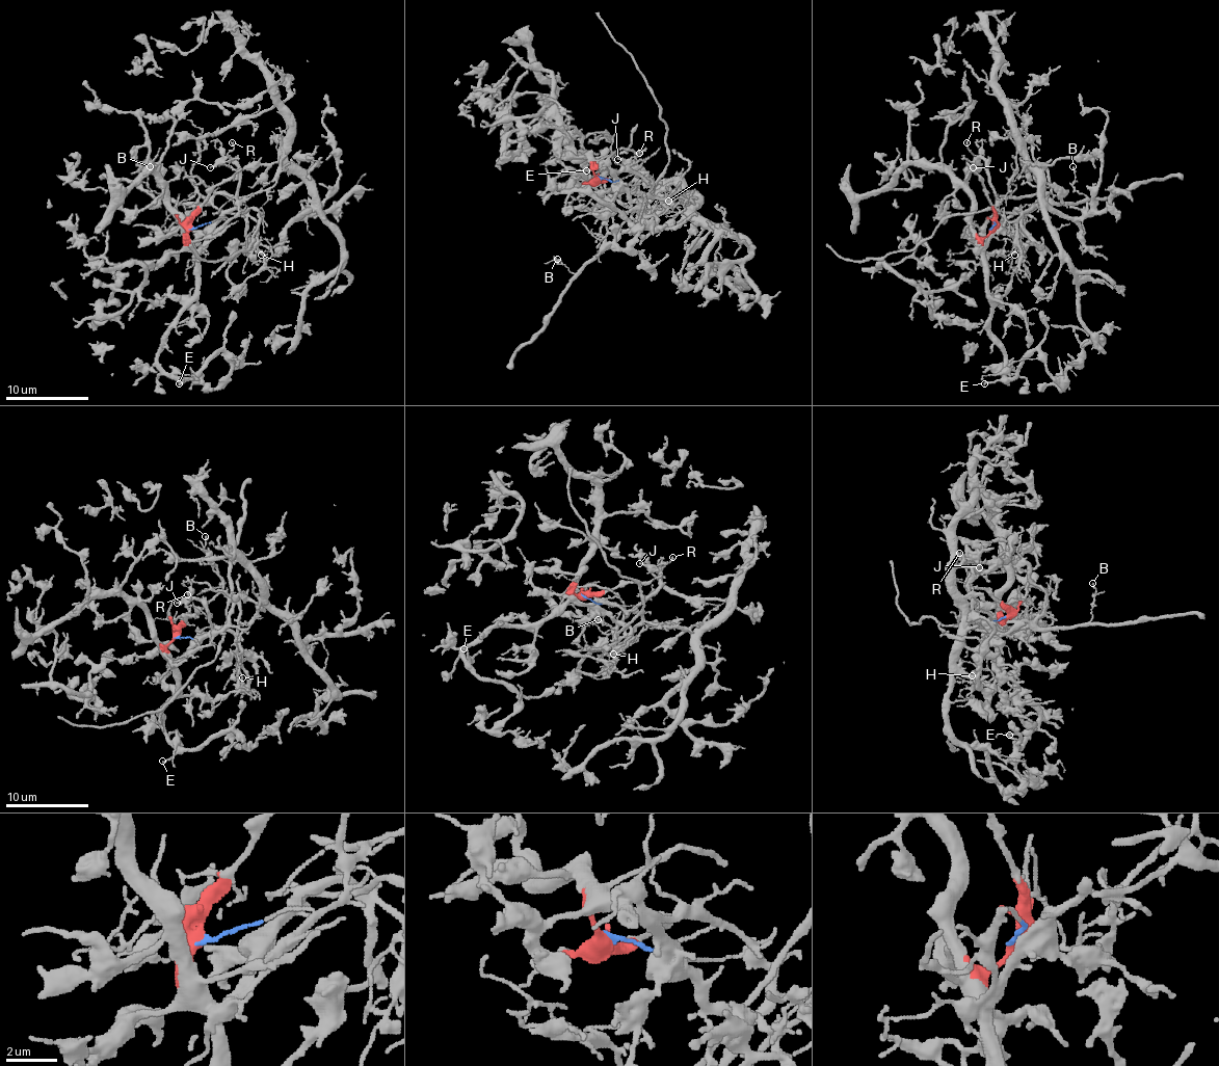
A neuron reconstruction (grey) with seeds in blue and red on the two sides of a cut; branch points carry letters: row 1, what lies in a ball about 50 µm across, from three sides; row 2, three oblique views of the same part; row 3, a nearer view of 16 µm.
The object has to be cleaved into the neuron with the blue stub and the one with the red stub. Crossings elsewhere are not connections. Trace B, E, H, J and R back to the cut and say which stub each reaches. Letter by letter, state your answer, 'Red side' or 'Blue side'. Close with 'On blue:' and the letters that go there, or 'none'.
B: Blue side
E: Red side
H: Blue side
J: Blue side
R: Blue side
On blue: B, H, J, R

